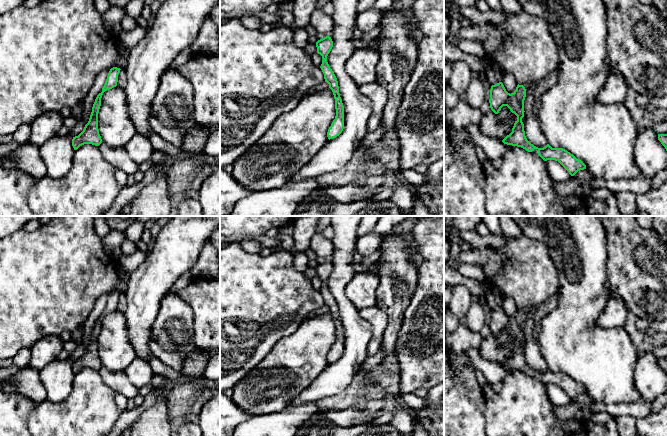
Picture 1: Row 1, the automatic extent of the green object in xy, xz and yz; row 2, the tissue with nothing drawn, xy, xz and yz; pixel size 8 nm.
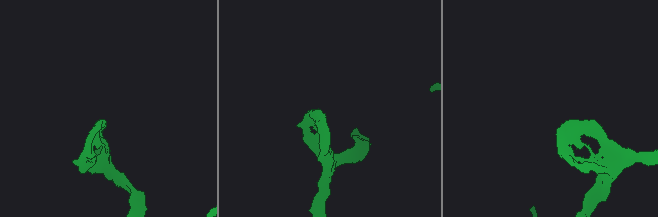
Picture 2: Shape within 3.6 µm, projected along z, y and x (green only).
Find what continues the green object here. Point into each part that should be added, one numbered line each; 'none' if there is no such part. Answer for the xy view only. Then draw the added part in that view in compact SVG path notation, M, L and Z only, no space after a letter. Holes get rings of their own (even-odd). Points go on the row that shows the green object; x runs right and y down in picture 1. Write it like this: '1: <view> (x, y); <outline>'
none

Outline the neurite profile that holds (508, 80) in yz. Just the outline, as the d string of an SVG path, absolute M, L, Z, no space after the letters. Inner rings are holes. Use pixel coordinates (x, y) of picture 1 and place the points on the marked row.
M503 72L501 81L508 93L510 93L510 94L514 93L518 84L517 84L517 81L516 81L515 77L513 76L513 74L511 74L509 72Z

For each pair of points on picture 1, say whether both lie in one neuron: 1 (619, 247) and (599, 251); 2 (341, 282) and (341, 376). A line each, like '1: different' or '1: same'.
1: different
2: same

